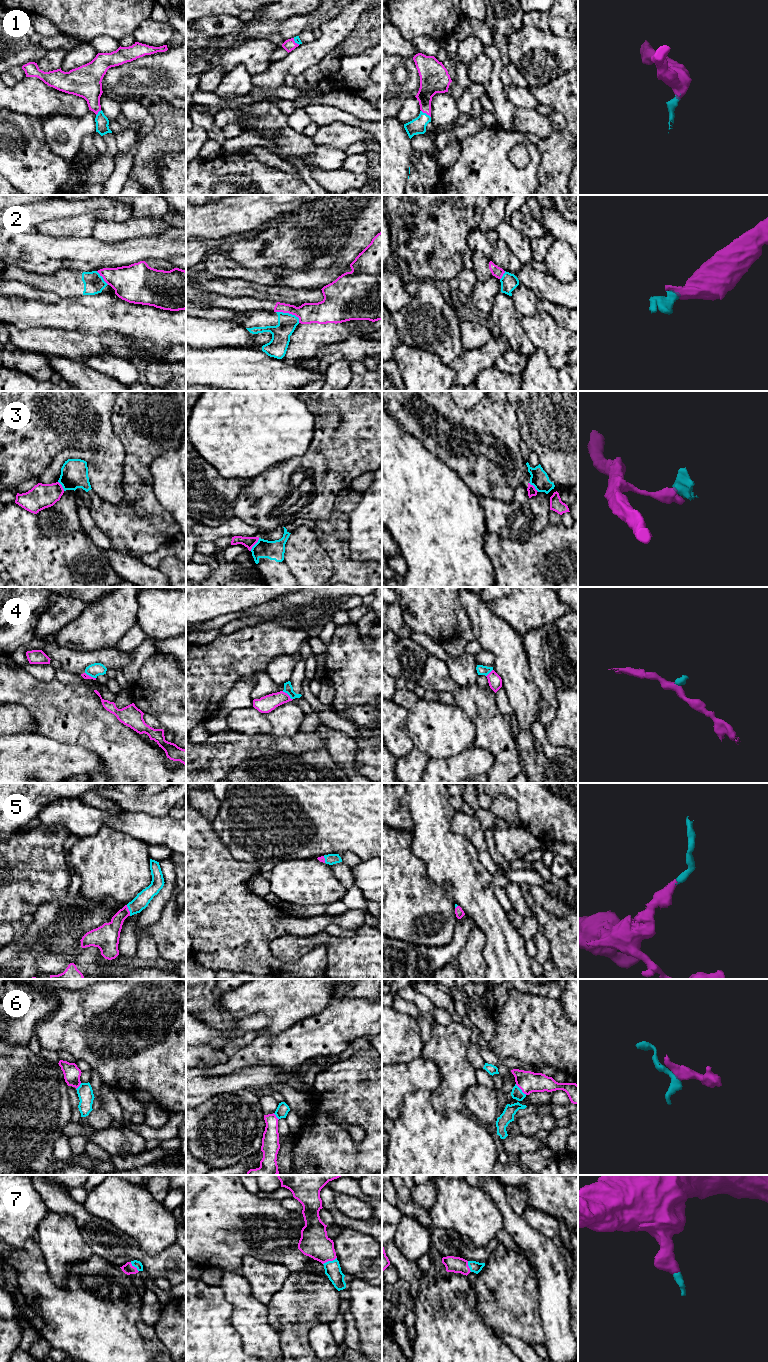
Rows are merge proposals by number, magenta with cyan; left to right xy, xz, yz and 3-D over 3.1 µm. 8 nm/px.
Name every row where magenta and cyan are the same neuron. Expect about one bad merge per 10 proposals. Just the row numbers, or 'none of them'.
1, 5, 6, 7

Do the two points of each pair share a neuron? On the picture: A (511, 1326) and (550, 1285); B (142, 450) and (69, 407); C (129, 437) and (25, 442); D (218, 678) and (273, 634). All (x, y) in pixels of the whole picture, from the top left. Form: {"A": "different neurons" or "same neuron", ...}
{"A": "different neurons", "B": "different neurons", "C": "different neurons", "D": "same neuron"}

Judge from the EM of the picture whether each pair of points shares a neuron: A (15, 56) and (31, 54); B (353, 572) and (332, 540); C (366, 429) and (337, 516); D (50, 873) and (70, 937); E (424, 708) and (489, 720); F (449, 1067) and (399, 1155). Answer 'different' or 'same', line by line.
A: same
B: same
C: different
D: different
E: different
F: different

